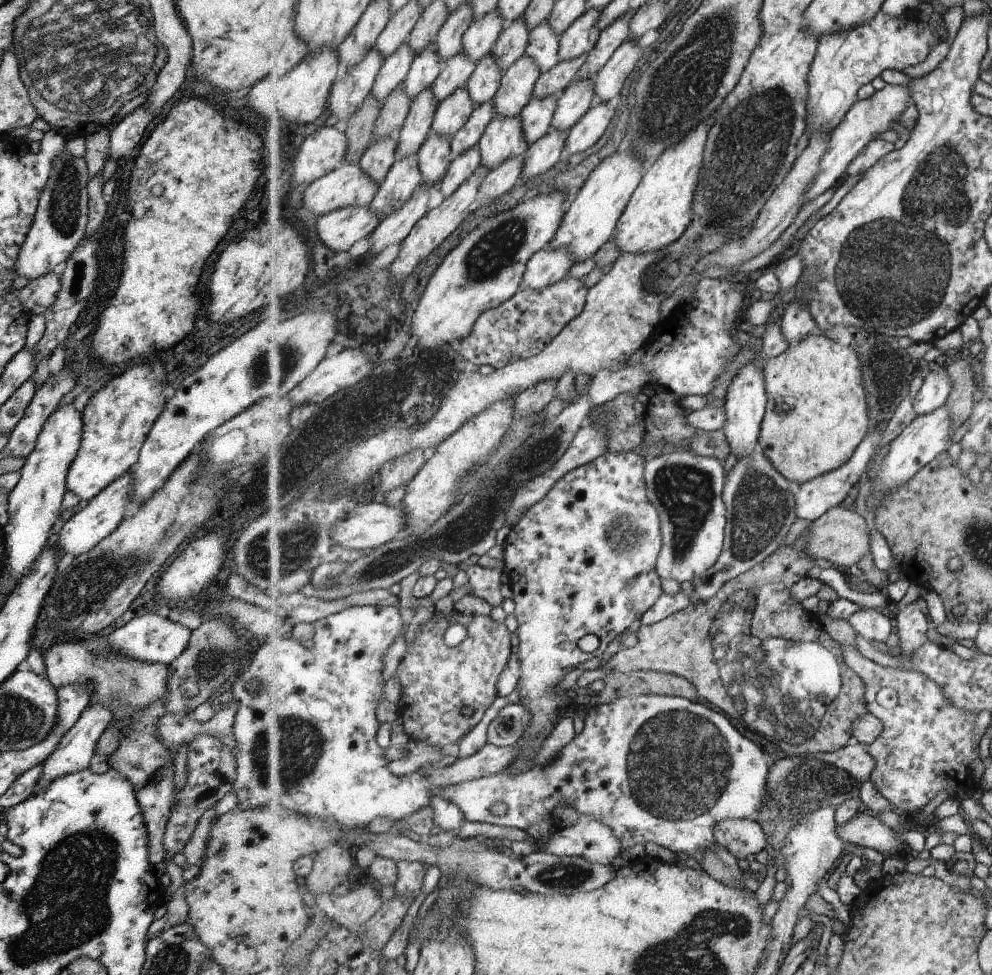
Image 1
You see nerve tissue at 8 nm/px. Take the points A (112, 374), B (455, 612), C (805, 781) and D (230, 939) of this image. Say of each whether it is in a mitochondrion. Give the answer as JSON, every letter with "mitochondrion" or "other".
{"A":"other","B":"other","C":"mitochondrion","D":"other"}

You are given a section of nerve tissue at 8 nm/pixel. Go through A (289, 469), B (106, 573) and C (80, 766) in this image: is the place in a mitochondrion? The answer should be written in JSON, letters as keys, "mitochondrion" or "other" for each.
{"A":"mitochondrion","B":"mitochondrion","C":"other"}

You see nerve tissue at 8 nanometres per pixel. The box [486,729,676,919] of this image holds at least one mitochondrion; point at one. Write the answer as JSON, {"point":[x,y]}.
{"point":[562,875]}

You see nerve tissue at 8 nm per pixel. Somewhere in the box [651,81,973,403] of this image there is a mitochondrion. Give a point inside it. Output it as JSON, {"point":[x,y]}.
{"point":[750,147]}

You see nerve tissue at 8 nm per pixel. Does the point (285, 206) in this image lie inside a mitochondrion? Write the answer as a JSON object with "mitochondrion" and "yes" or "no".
{"mitochondrion":"no"}

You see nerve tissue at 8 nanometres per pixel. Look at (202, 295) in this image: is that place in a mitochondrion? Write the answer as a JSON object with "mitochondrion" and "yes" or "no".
{"mitochondrion":"no"}

